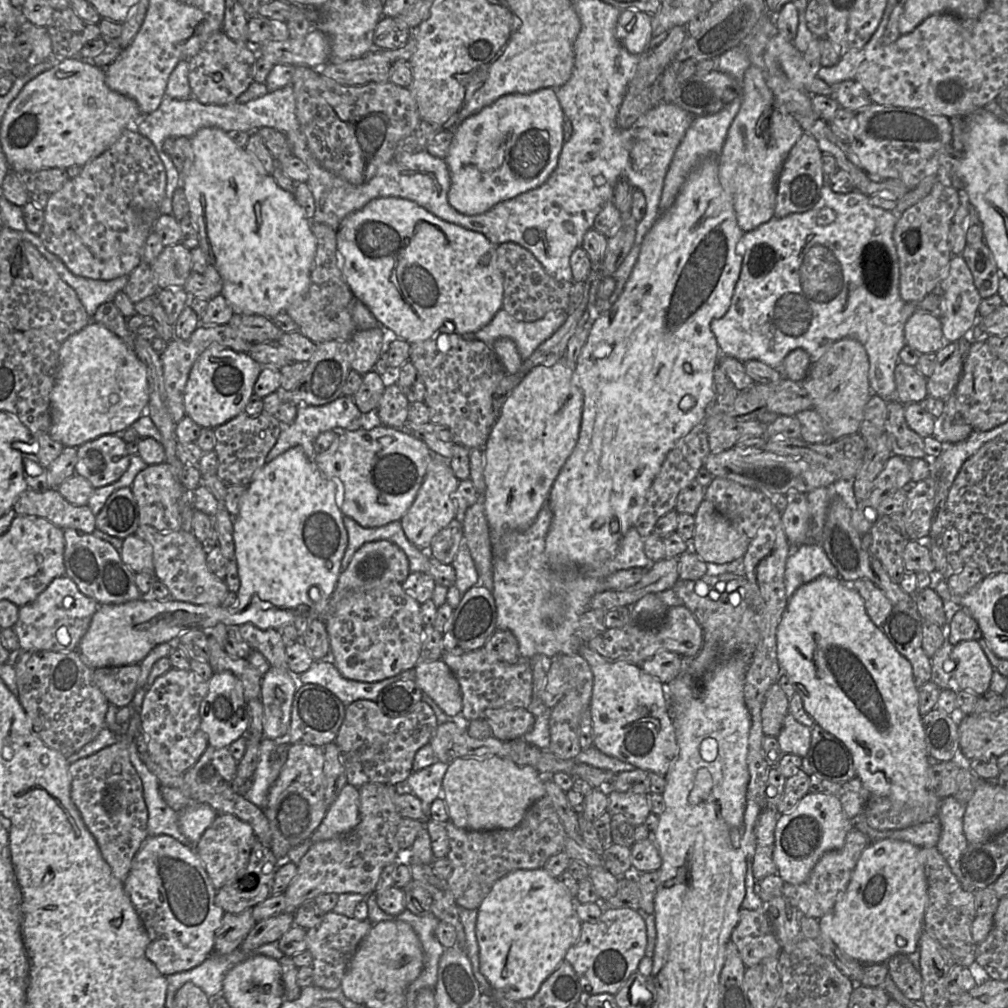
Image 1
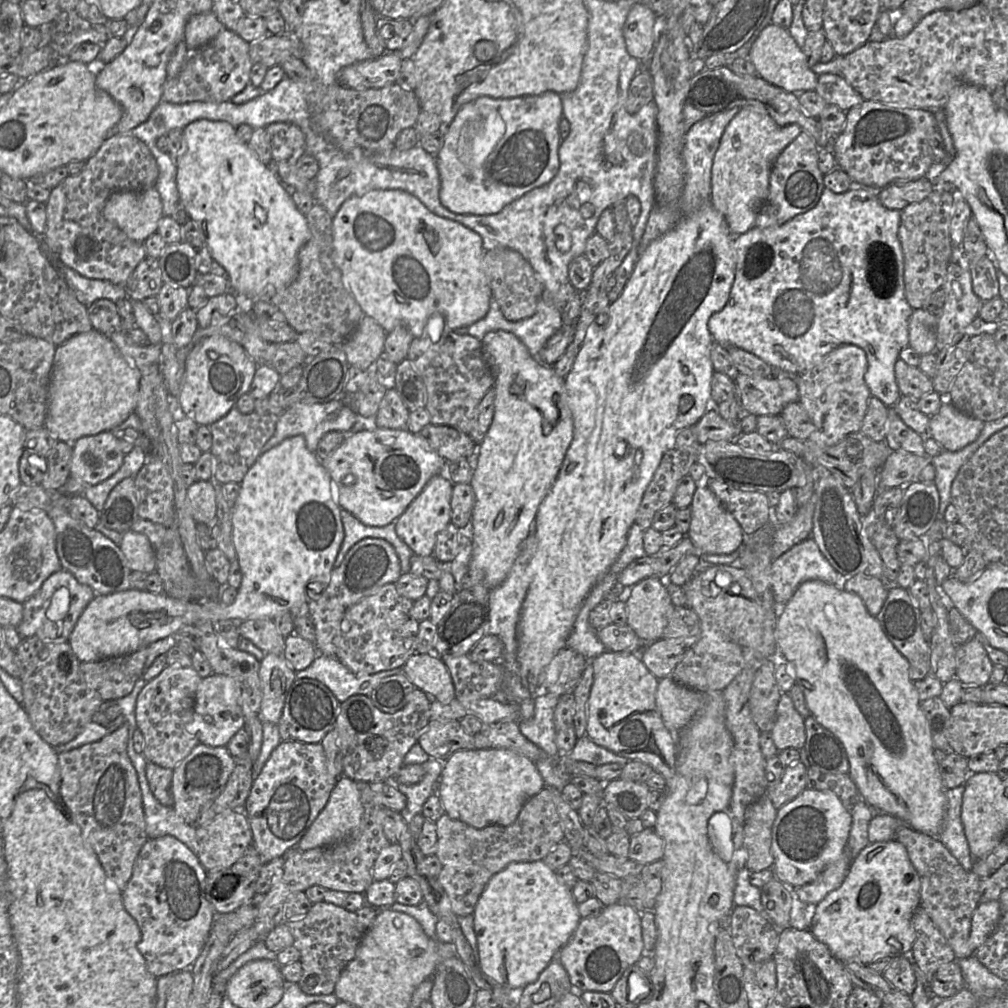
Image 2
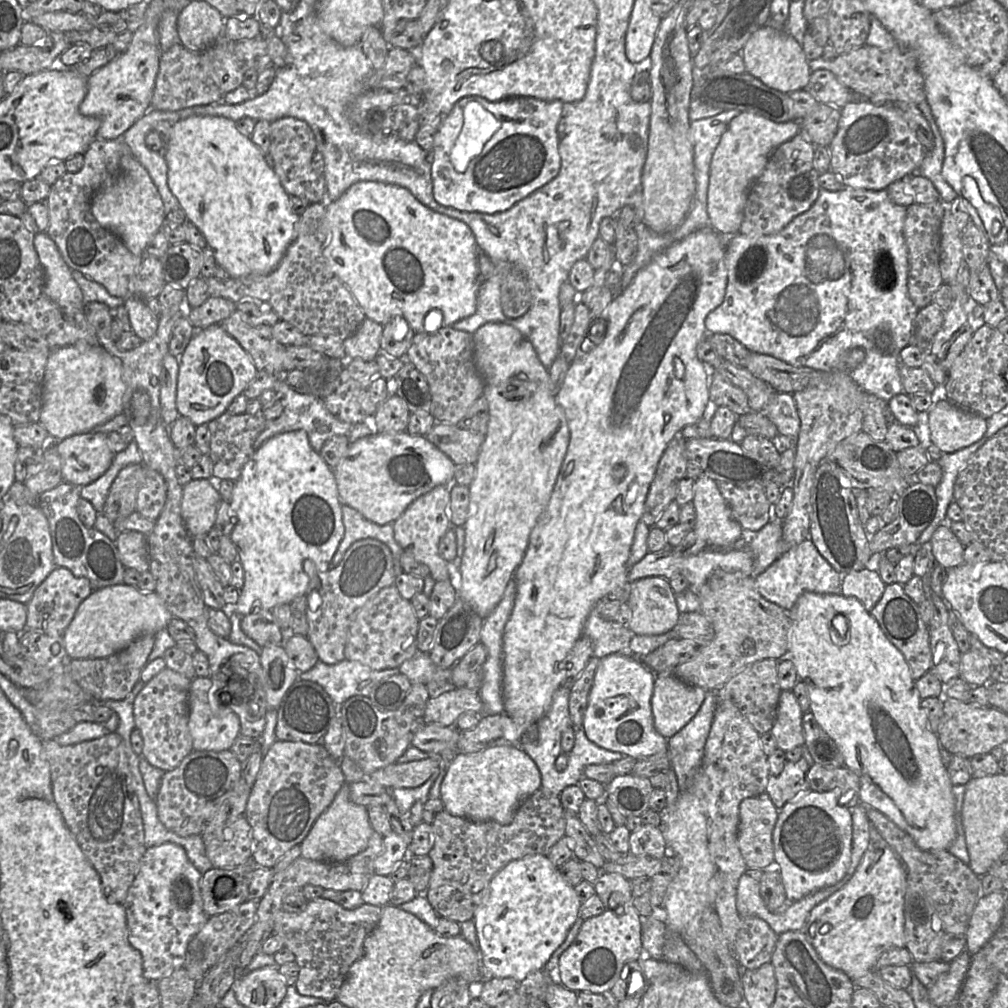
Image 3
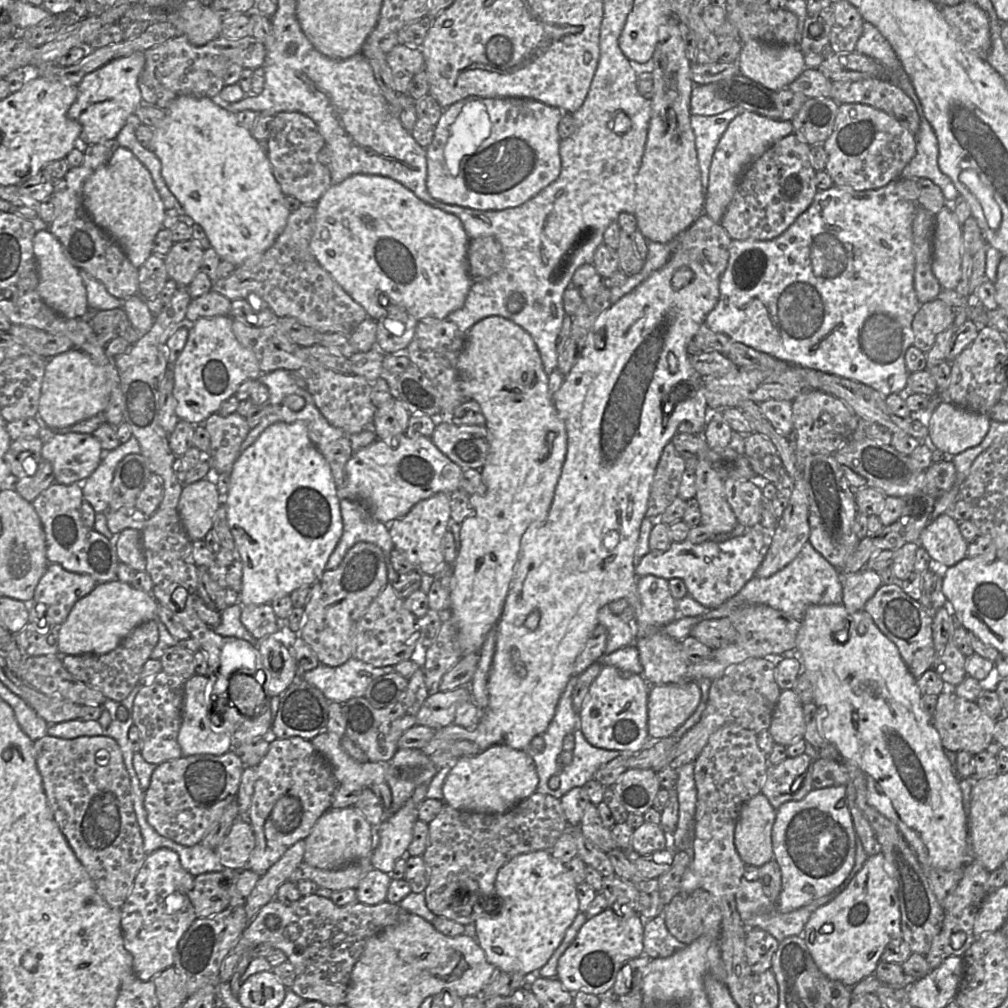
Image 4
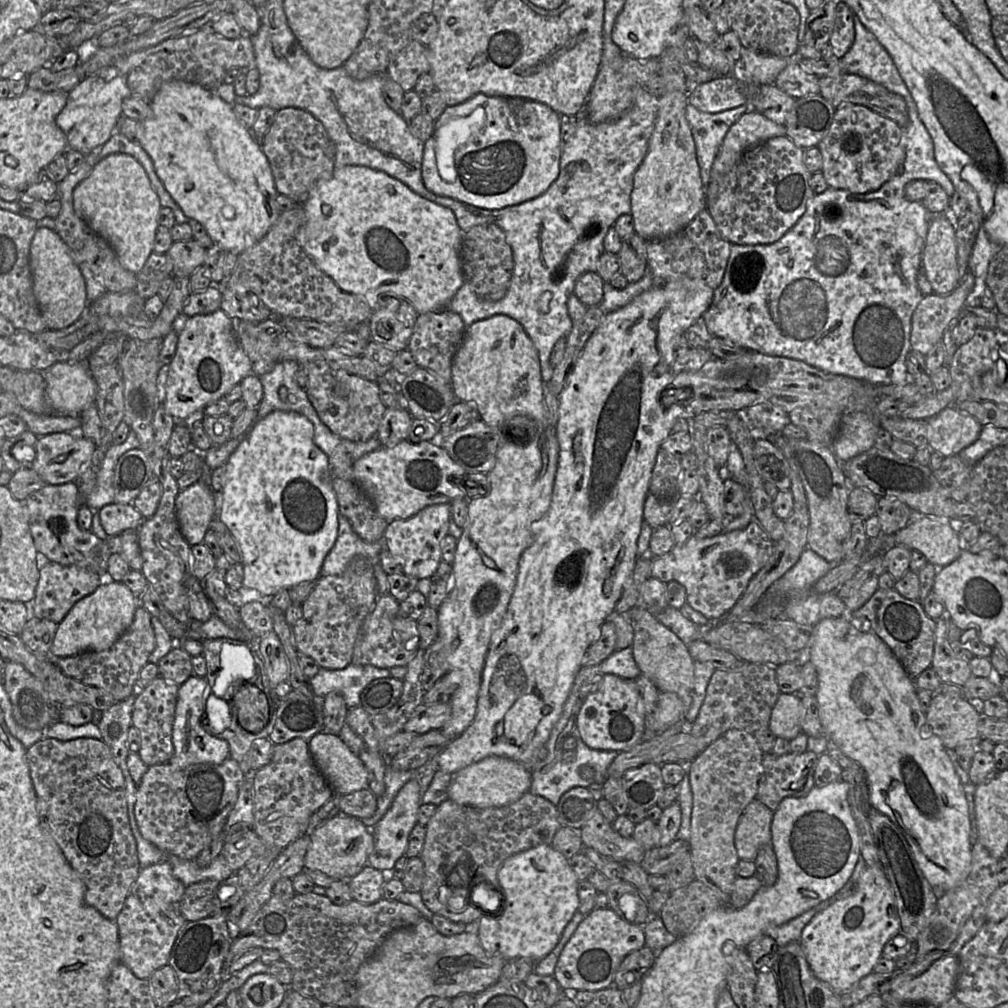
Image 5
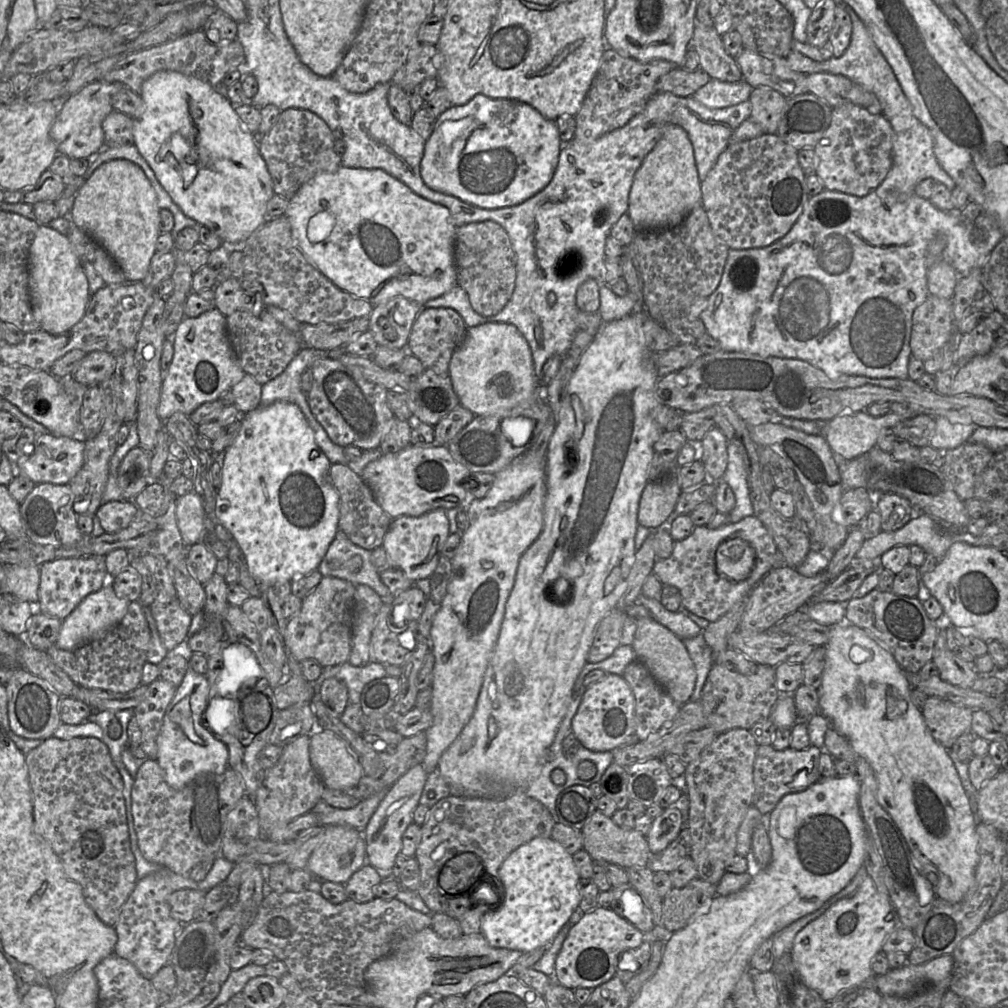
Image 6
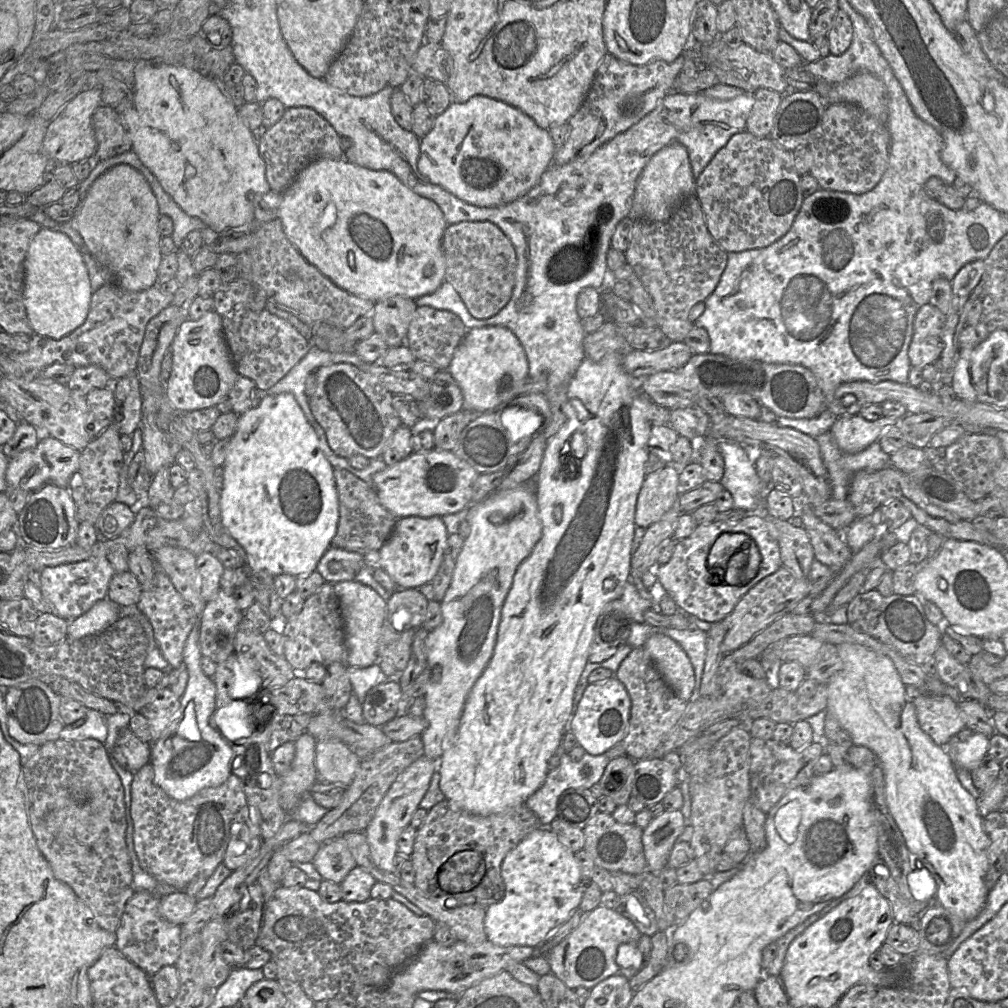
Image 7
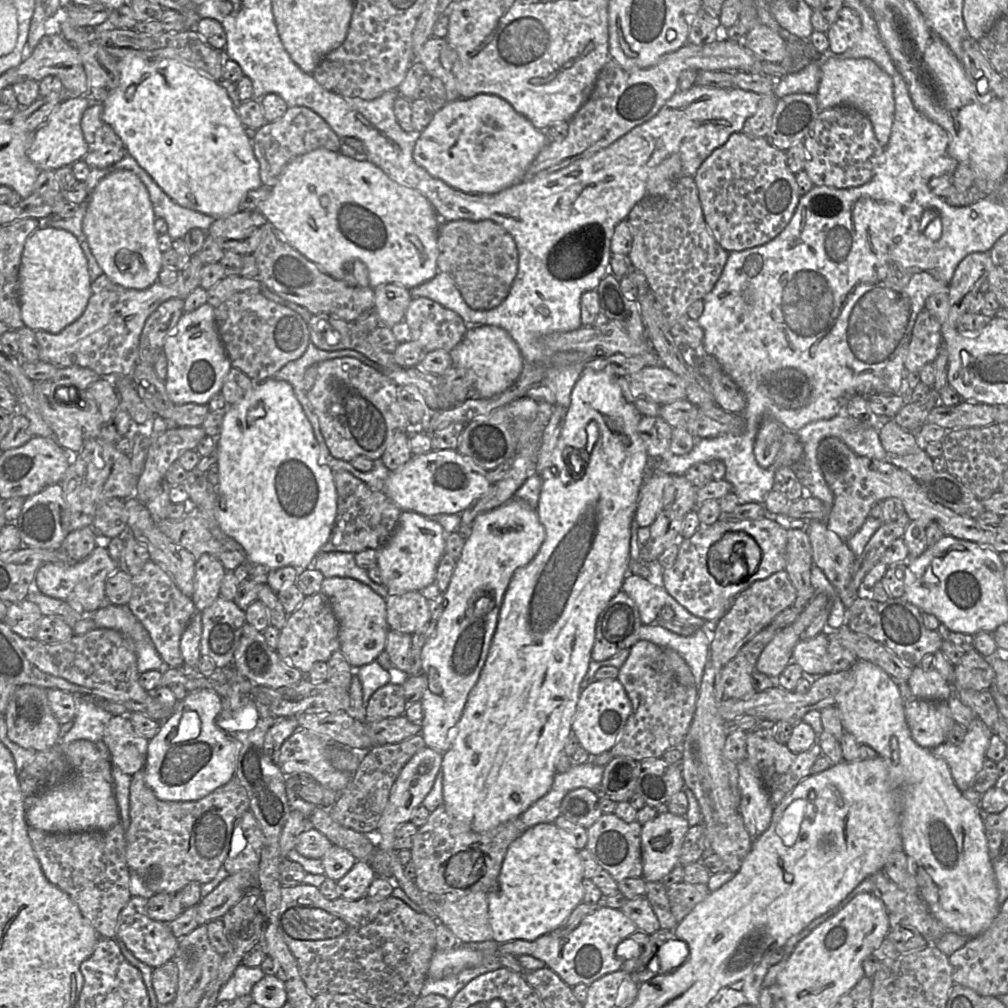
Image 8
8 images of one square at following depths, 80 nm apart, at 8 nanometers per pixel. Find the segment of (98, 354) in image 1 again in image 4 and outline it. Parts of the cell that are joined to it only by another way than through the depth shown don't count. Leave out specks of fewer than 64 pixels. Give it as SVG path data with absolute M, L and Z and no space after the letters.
M72 348L46 361L37 415L46 427L60 430L102 413L110 394L111 381L105 370Z

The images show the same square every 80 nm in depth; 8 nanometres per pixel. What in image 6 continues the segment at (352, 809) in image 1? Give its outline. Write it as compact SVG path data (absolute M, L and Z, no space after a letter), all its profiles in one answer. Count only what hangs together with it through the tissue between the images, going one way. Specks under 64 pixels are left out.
M329 825L311 853L306 870L320 880L345 884L365 863L363 833L346 825Z

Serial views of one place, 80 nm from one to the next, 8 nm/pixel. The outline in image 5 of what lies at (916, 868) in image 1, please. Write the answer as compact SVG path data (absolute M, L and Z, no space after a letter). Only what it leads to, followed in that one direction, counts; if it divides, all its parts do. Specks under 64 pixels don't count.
M868 866L854 894L818 913L803 929L799 943L814 975L842 993L874 972L886 942L901 931L893 888L880 866Z

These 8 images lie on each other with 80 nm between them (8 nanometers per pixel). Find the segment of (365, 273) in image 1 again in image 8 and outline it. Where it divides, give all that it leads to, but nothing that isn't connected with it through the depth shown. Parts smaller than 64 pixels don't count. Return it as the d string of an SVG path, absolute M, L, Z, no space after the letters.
M319 148L296 157L285 166L277 180L277 183L271 188L271 193L268 198L258 204L257 211L259 211L277 230L282 232L287 242L294 249L336 280L350 282L350 270L352 269L355 261L360 261L366 266L368 271L369 286L372 289L379 285L389 283L400 284L407 289L411 289L431 280L439 271L437 266L437 239L441 219L433 205L420 192L400 185L391 179L378 166L368 160L356 160L344 156L340 152L333 152L324 148Z

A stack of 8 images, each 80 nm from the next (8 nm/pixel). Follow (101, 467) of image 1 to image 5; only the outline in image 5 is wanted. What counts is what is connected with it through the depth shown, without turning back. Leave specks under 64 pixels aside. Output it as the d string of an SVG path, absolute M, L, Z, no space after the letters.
M67 432L38 436L31 468L50 485L75 481L95 451L93 441Z

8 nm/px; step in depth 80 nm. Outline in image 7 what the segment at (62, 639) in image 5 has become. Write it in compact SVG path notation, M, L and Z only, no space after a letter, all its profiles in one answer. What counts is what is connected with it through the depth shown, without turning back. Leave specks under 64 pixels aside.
M108 598L98 601L89 611L69 622L67 638L76 640L102 632L120 618L119 608Z

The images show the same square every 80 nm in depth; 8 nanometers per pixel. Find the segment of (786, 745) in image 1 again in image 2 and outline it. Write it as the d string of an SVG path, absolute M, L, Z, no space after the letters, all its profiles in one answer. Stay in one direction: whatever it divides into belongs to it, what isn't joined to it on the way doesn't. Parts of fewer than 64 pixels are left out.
M782 693L771 734L779 751L788 748L795 748L800 751L805 745L804 718L796 710L789 694Z

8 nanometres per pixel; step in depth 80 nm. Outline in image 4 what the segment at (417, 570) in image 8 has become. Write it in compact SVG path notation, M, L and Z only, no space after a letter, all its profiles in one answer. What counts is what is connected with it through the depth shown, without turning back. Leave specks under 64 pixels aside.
M439 492L416 503L402 518L392 521L389 534L395 549L404 553L409 562L416 565L418 572L434 576L444 566L444 556L441 543L450 523L450 497L445 492Z

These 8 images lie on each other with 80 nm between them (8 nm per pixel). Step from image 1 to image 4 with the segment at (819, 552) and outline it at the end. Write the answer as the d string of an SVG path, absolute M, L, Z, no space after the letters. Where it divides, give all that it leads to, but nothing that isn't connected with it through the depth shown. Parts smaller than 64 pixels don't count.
M806 542L797 557L782 570L768 578L754 576L741 591L715 609L703 614L703 620L728 618L737 609L755 604L767 605L801 621L810 605L843 603L841 571L832 566L810 542Z

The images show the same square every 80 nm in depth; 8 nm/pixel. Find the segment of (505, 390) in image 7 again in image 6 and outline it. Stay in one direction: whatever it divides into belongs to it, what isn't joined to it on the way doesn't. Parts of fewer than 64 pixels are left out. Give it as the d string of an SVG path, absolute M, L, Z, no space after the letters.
M489 322L468 328L465 337L453 352L449 364L449 377L460 404L476 416L494 416L501 419L500 424L516 417L519 413L510 413L513 408L528 408L530 402L544 398L539 391L539 380L534 374L531 349L516 326L503 322Z

